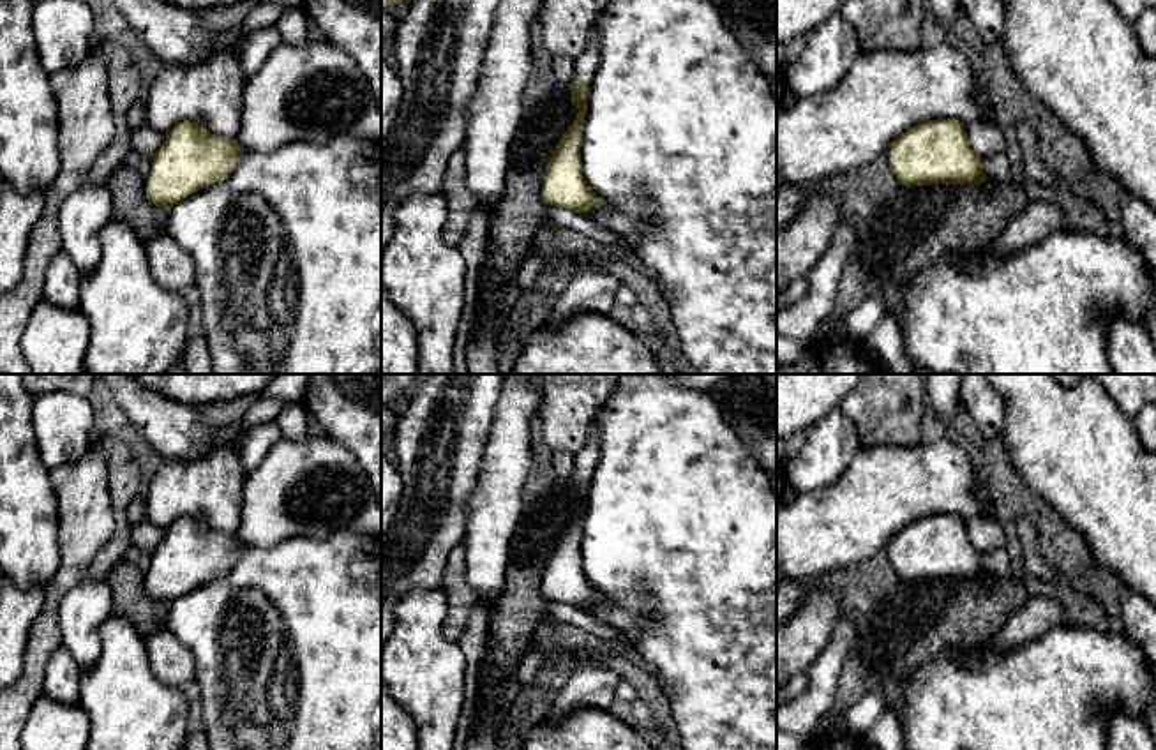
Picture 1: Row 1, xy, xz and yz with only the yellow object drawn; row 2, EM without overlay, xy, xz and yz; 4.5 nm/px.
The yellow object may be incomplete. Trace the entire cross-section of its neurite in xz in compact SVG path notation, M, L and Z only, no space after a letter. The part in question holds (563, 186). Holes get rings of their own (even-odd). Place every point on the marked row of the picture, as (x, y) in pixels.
M597 21L586 46L586 53L574 60L572 104L579 109L575 122L561 134L551 161L542 173L542 199L549 206L586 214L605 206L586 184L581 171L582 124L588 111L589 86L600 64L600 44L597 41Z

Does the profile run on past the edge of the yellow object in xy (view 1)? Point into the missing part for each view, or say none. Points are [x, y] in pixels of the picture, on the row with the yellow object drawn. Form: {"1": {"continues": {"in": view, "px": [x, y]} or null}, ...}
{"1": {"continues": null}}

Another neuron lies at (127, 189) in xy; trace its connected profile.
M122 164L104 185L111 196L113 221L134 226L143 242L166 233L166 210L146 198L146 176Z

